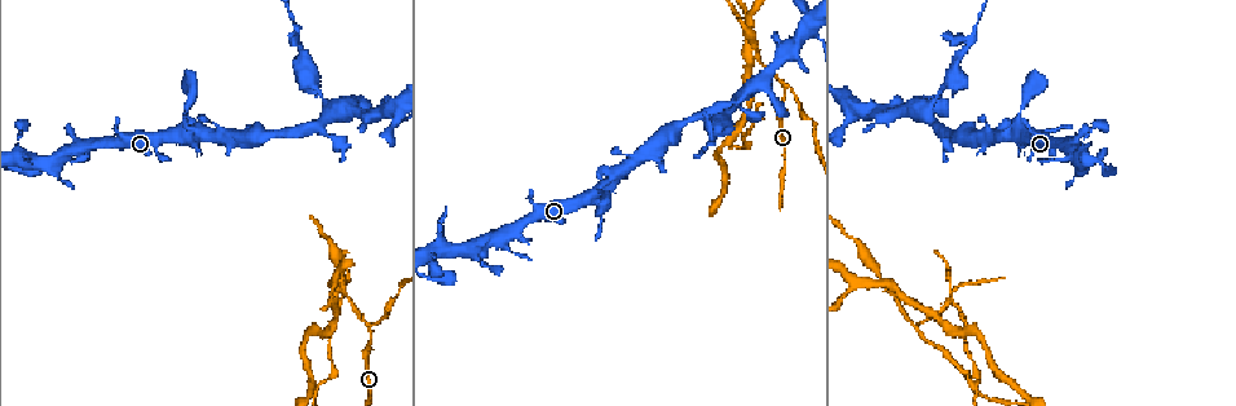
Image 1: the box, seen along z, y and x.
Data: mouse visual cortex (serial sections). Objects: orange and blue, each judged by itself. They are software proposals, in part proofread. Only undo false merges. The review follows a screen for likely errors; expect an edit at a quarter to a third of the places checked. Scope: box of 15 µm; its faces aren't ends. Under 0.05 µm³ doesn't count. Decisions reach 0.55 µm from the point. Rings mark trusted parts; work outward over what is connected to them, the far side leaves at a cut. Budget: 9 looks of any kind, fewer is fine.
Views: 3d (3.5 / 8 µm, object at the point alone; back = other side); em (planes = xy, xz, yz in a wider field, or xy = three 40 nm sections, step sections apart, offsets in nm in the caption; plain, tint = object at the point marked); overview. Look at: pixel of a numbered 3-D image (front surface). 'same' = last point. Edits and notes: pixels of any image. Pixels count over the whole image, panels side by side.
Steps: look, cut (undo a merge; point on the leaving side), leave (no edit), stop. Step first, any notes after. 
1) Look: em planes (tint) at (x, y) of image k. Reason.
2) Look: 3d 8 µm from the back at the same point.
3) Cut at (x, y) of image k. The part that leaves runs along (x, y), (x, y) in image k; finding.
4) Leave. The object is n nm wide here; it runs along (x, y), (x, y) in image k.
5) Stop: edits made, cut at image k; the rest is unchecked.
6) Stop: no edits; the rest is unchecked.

Look: 3d 3.5 µm at (782, 82) of image 1. Three-way junction.

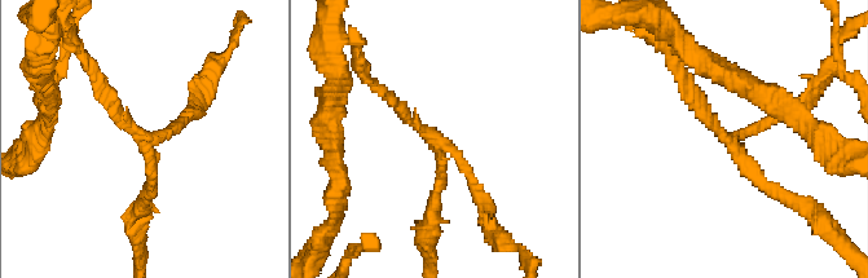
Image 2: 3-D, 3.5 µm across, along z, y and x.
Look: em xy step 3 (tint) at (733, 144) of image 2. 3 arms meet here; the arms are 150, 150, 200 nm wide.

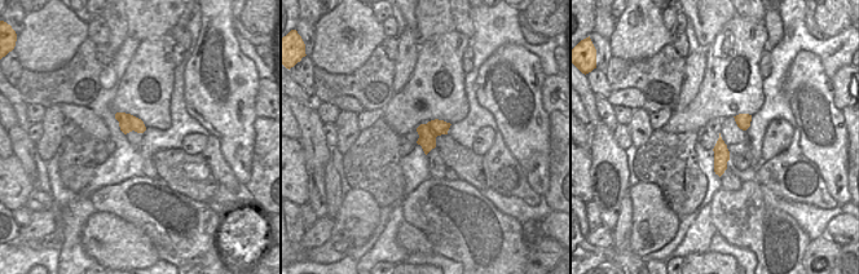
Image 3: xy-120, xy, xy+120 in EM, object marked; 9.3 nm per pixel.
Look: em xy step 2 (tint) at the same point. Another direction.

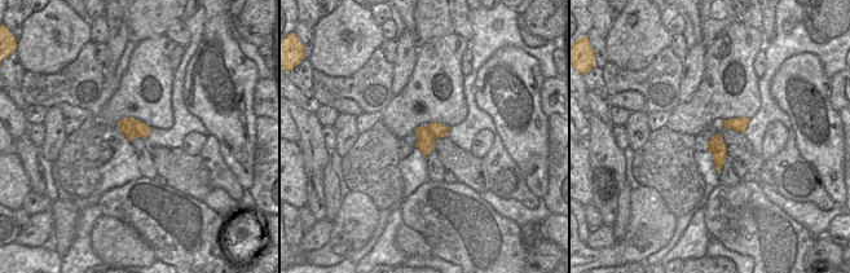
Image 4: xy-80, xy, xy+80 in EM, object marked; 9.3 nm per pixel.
Leave. The object is 190 nm wide here; it runs along (796, 204), (769, 189), (686, 82) in image 2; one cell here.

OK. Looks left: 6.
Look: 3d 3.5 µm at (750, 61) of image 1. Four arms meet.

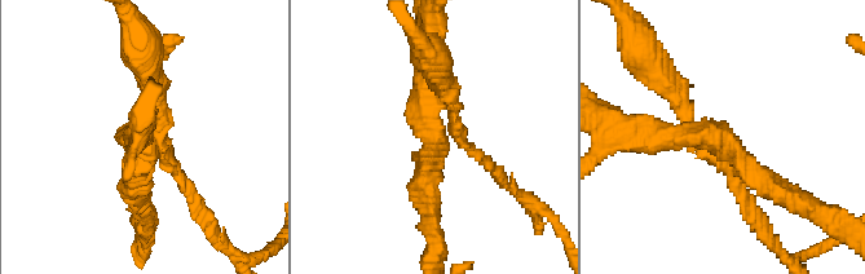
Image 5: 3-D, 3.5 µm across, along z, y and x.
Cut at (746, 168) of image 5. The part that leaves runs along (718, 155), (728, 147), (813, 211) in image 5; a second cell is stuck on.

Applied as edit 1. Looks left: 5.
Look: 3d 3.5 µm from the back at (17, 153) of image 1. Thin arm on a thick one.

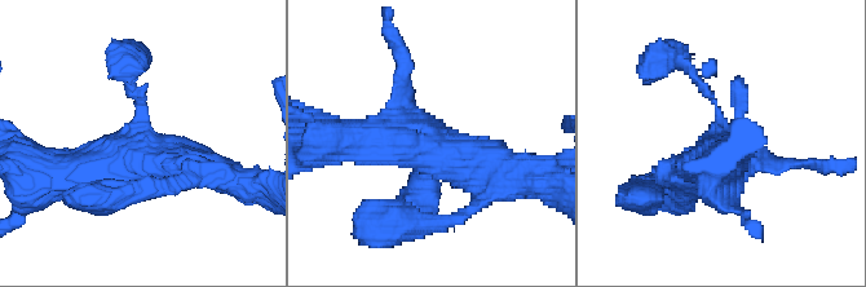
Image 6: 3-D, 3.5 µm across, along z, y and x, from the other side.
Look: em xy step 5 (tint) at (720, 132) of image 6.

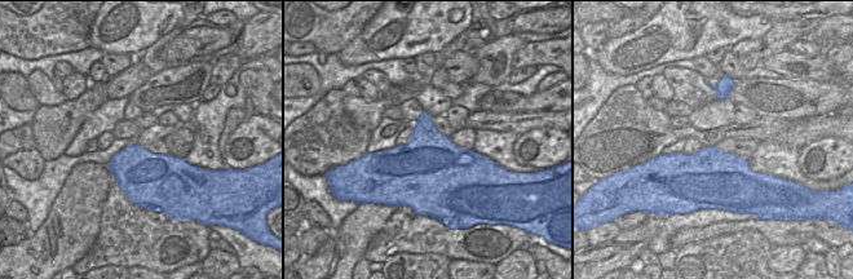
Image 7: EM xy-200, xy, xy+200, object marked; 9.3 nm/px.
Look: em planes (tint) at the same point. Cut it another way.

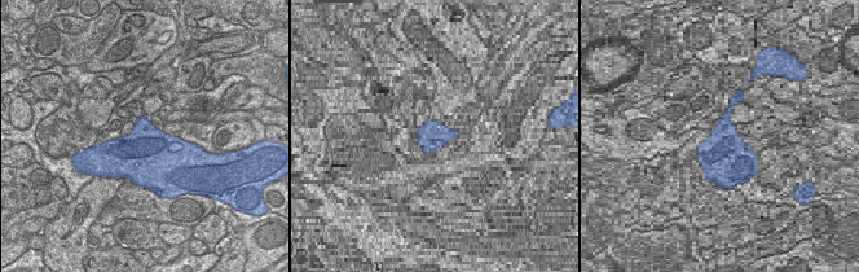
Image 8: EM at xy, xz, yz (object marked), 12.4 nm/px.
Leave. 3 arms meet here; the arms are 150, 450, 500 nm wide; it runs along (85, 173), (141, 160), (132, 58) in image 6; all the same cell.

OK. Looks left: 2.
Stop: edits made, cut at image 5; the rest is unchecked.

